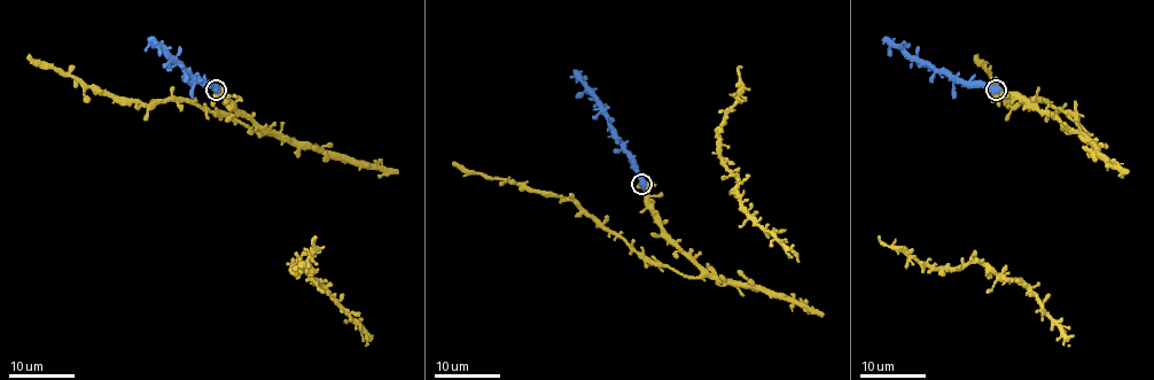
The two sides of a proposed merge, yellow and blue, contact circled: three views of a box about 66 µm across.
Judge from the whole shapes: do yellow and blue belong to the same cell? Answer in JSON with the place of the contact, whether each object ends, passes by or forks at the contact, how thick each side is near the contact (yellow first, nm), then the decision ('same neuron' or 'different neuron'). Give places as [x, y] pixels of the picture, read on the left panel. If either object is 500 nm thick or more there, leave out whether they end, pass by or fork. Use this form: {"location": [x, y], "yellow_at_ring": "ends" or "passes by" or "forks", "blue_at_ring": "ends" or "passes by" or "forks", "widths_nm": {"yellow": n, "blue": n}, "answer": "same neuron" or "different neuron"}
{"location": [216, 90], "widths_nm": {"yellow": 360, "blue": 800}, "answer": "same neuron"}

